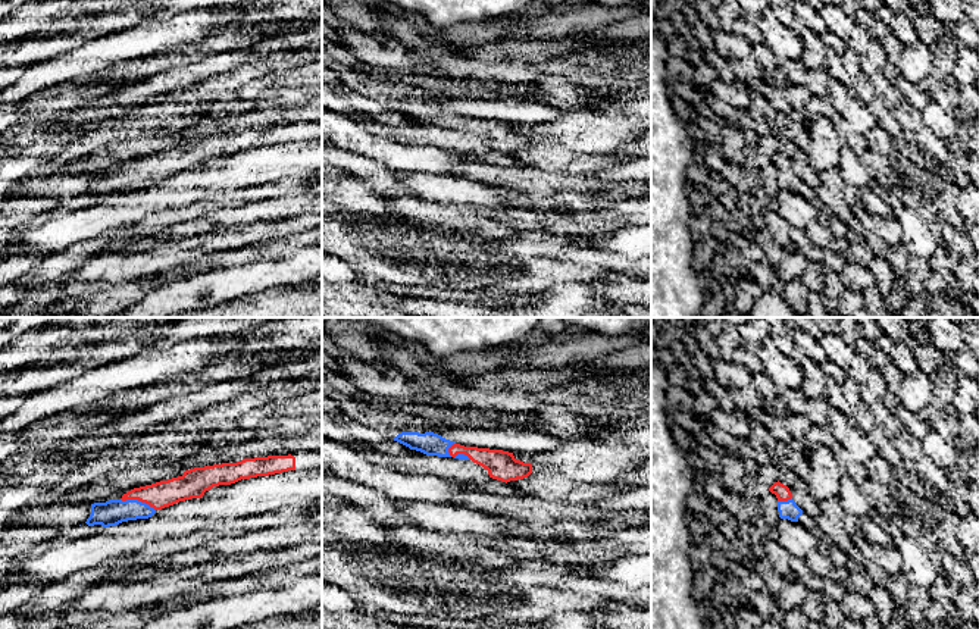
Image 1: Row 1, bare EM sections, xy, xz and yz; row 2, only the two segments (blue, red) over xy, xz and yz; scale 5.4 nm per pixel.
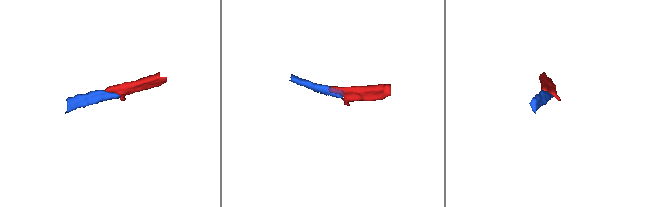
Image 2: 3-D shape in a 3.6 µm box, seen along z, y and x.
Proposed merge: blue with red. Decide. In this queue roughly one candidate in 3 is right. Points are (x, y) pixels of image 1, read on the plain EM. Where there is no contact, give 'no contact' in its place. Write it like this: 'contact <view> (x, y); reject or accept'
contact xy (137, 171); accept

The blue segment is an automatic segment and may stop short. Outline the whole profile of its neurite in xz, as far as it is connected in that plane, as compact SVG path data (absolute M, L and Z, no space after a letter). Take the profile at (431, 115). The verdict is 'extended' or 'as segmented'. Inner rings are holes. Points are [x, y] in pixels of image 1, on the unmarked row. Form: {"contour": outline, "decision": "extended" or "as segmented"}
{"contour": "M401 103L394 109L394 112L426 126L472 131L473 134L487 140L490 148L506 154L510 151L528 148L532 144L532 135L516 131L513 123L465 118L434 103Z", "decision": "extended"}

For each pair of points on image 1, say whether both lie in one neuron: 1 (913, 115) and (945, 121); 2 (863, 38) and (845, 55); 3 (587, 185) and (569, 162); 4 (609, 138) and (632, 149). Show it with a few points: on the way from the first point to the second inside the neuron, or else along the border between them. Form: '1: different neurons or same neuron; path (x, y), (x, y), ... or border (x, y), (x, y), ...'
1: different neurons; border (920, 113), (925, 124)
2: different neurons; border (826, 25), (860, 55)
3: different neurons; border (546, 171), (584, 177)
4: different neurons; border (635, 140), (610, 153)

